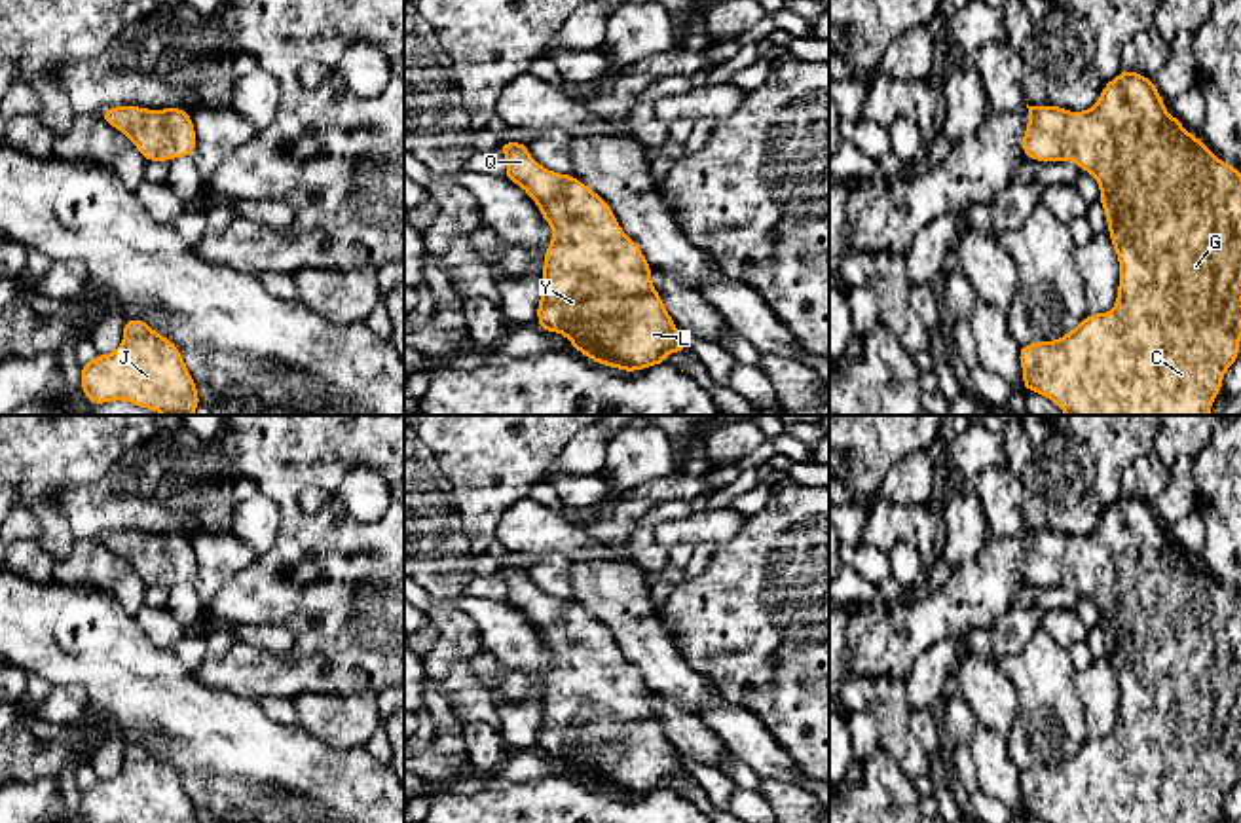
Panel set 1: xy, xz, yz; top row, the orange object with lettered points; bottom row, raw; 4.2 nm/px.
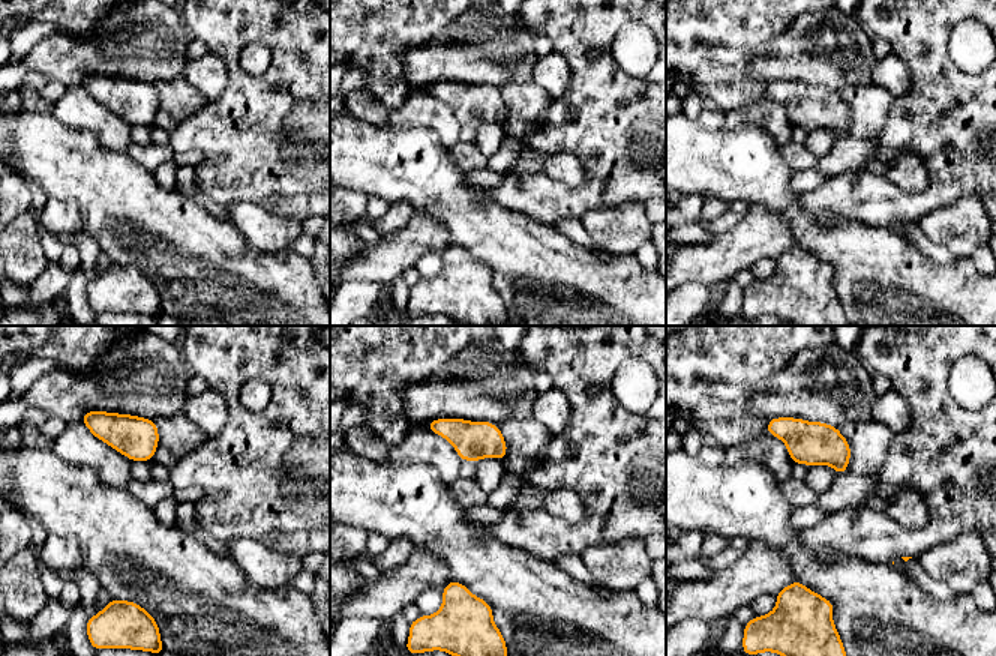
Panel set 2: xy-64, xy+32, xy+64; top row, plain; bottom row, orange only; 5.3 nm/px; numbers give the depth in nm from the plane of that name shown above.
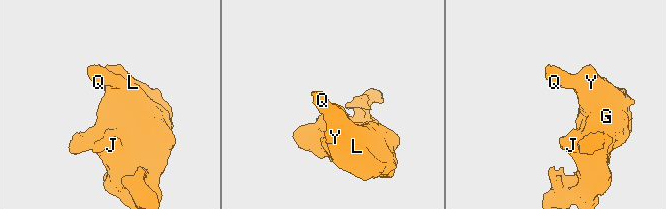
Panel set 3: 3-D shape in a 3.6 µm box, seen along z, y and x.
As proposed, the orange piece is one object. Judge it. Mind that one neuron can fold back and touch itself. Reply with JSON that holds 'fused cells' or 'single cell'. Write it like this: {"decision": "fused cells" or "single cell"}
{"decision": "single cell"}

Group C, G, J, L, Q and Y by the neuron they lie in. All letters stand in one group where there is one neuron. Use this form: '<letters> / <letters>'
C G J L Q Y

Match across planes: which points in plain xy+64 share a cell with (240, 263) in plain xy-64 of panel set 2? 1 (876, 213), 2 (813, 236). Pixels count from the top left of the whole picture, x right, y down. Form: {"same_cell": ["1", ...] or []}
{"same_cell": ["2"]}

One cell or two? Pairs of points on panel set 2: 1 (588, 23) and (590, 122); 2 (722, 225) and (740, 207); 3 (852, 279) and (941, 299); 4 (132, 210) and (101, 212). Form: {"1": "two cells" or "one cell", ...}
{"1": "one cell", "2": "one cell", "3": "one cell", "4": "one cell"}

